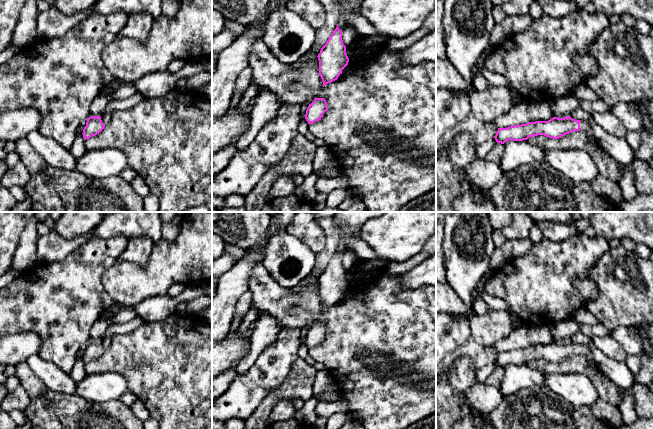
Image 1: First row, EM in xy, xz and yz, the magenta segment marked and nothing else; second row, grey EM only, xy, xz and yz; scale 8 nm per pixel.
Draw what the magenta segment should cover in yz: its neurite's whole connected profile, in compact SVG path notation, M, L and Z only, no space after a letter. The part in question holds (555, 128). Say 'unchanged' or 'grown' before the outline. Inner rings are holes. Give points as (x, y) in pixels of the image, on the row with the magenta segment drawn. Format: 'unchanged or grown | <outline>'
grown | M570 116L564 118L553 117L548 121L535 121L507 128L498 128L494 138L497 143L501 144L509 140L523 141L537 135L559 139L573 131L587 131L589 128L589 123L585 120L575 120Z

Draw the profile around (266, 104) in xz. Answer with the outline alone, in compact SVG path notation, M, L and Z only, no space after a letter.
M260 87L253 101L249 128L237 141L238 149L245 149L254 141L262 128L277 116L281 104L282 102L272 90Z

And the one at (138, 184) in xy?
M136 176L130 183L131 183L132 188L141 197L145 197L148 194L150 194L149 187L146 185L145 181L140 176Z

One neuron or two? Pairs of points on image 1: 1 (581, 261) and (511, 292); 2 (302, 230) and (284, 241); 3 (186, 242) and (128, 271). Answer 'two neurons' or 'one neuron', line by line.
1: one neuron
2: two neurons
3: one neuron

